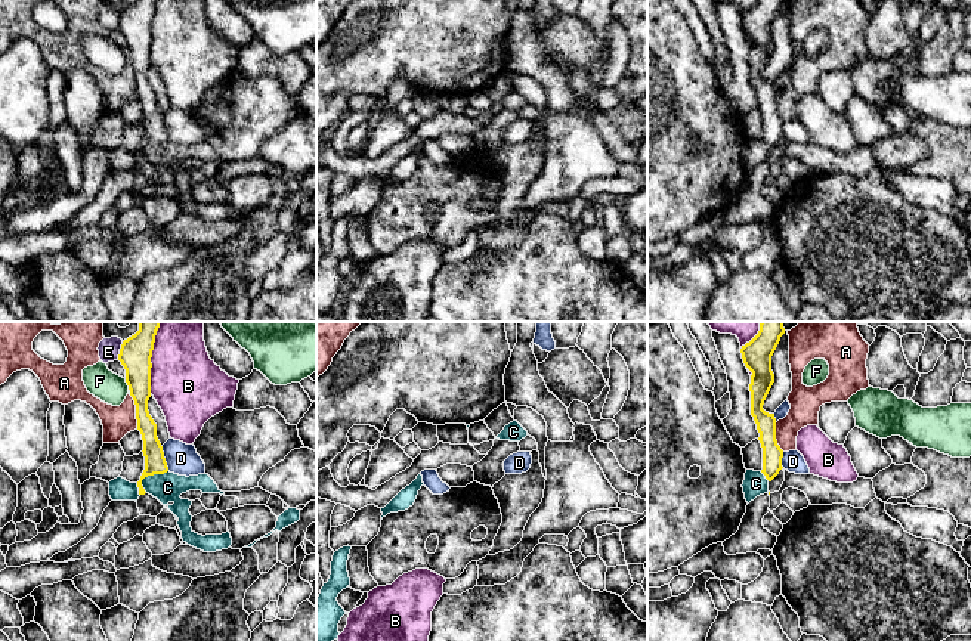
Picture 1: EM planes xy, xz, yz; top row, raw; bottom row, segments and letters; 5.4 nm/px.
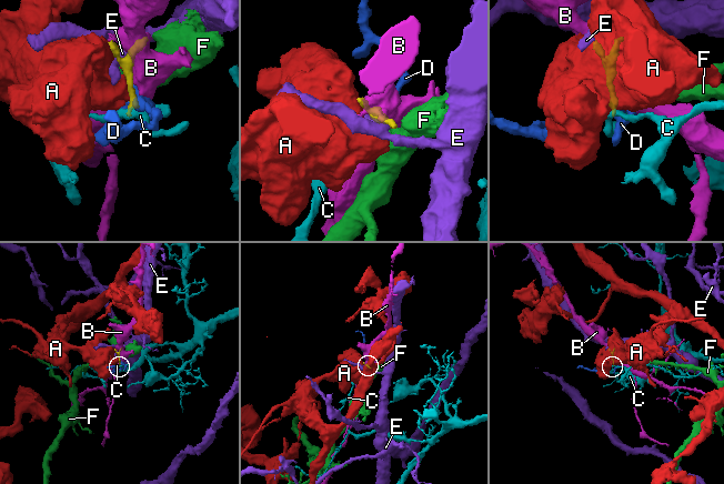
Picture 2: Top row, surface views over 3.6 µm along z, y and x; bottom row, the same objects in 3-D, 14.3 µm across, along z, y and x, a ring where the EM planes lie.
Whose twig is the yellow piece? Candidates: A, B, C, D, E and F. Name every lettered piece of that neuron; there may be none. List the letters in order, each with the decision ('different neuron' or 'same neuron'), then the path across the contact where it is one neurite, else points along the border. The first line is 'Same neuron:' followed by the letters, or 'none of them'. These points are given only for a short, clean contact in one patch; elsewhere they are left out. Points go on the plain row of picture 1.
Same neuron: none of them
A: different neuron
B: different neuron
C: different neuron | along xy (167, 139), (158, 144), (148, 144), (142, 149), (144, 160)
D: different neuron | along xy (161, 115), (169, 139)
E: different neuron
F: different neuron | along xy (124, 48), (129, 58)

